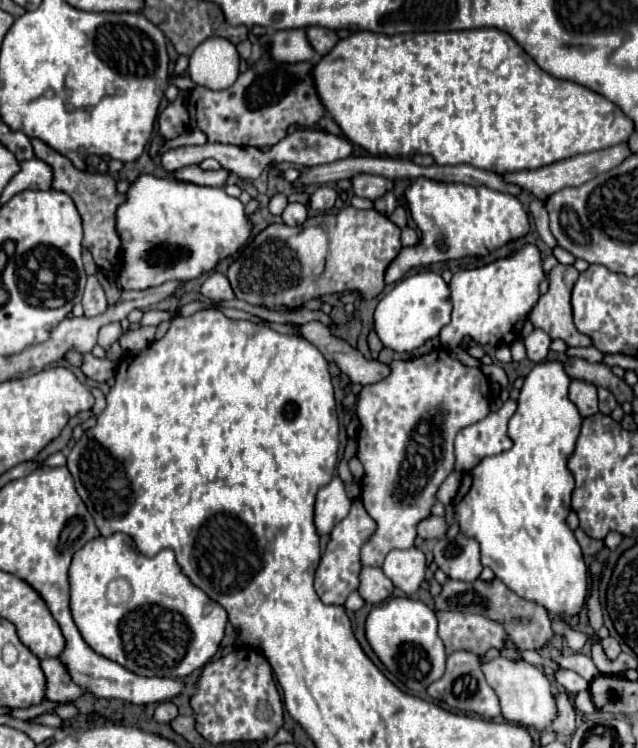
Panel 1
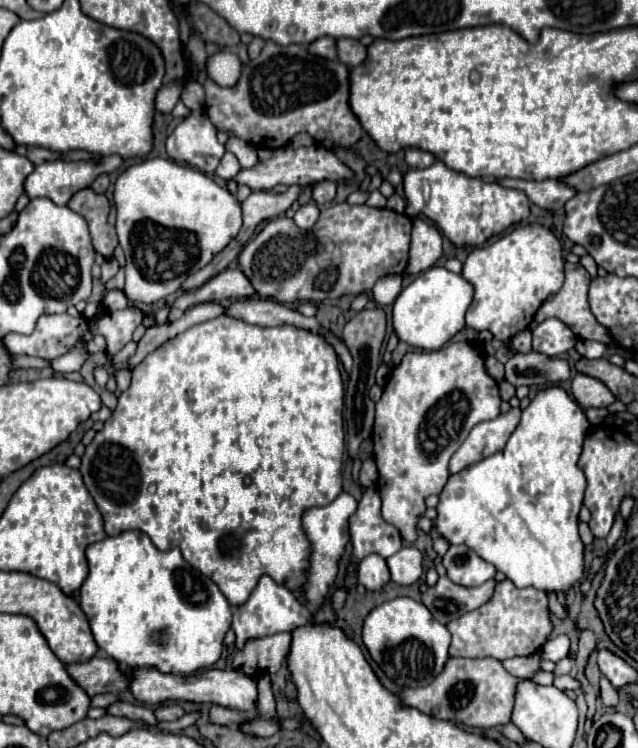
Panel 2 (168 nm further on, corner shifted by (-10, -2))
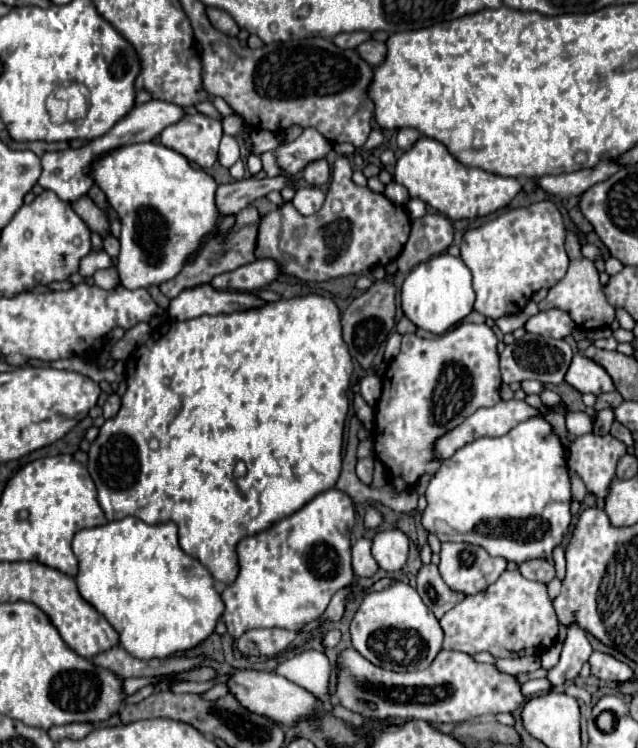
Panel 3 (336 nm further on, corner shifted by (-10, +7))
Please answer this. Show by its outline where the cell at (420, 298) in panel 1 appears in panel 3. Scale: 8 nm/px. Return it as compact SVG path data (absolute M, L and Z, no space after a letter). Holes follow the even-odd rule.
M447 252L425 260L415 266L403 282L401 288L401 308L403 314L417 326L431 334L443 334L461 322L471 310L475 302L475 290L471 284L471 270L463 264L461 258L455 258Z

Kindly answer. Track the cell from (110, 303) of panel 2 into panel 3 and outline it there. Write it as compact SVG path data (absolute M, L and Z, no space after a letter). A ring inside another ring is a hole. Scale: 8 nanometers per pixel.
M91 252L81 260L79 274L83 277L93 276L95 270L111 268L113 266L113 258L107 252Z

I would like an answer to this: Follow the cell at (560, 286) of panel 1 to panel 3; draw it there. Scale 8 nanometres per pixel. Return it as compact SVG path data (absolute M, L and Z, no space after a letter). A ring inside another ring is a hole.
M571 232L567 234L567 254L569 254L569 270L563 276L563 280L559 280L547 294L547 298L543 302L539 302L539 310L549 310L549 308L561 308L565 310L573 322L583 328L583 330L595 330L595 328L607 328L613 320L615 320L615 308L611 308L611 304L607 304L603 292L601 292L601 282L599 282L599 274L597 268L591 260L587 260L581 254L581 244L579 238Z

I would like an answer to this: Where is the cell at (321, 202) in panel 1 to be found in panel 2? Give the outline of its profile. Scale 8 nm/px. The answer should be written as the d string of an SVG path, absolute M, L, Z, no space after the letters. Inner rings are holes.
M321 181L321 183L315 183L315 185L311 185L311 191L313 191L315 203L319 203L319 205L331 203L331 201L335 199L335 181Z

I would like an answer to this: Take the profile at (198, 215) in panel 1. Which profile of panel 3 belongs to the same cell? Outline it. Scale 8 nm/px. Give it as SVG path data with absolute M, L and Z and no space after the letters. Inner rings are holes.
M143 142L117 148L95 164L93 180L95 184L99 184L99 188L103 188L109 204L121 220L121 252L117 258L117 272L119 282L131 290L159 286L175 278L183 270L183 266L197 254L203 240L219 226L223 218L215 202L215 178L201 168L191 166L185 156L171 148L165 148L163 144Z

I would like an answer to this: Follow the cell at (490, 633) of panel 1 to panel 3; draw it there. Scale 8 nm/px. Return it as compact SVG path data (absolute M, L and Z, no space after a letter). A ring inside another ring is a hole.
M505 570L487 590L465 596L441 620L445 632L443 650L459 650L467 654L489 652L497 658L517 658L541 654L557 640L559 622L553 602L547 596L547 586L523 578L519 570Z

